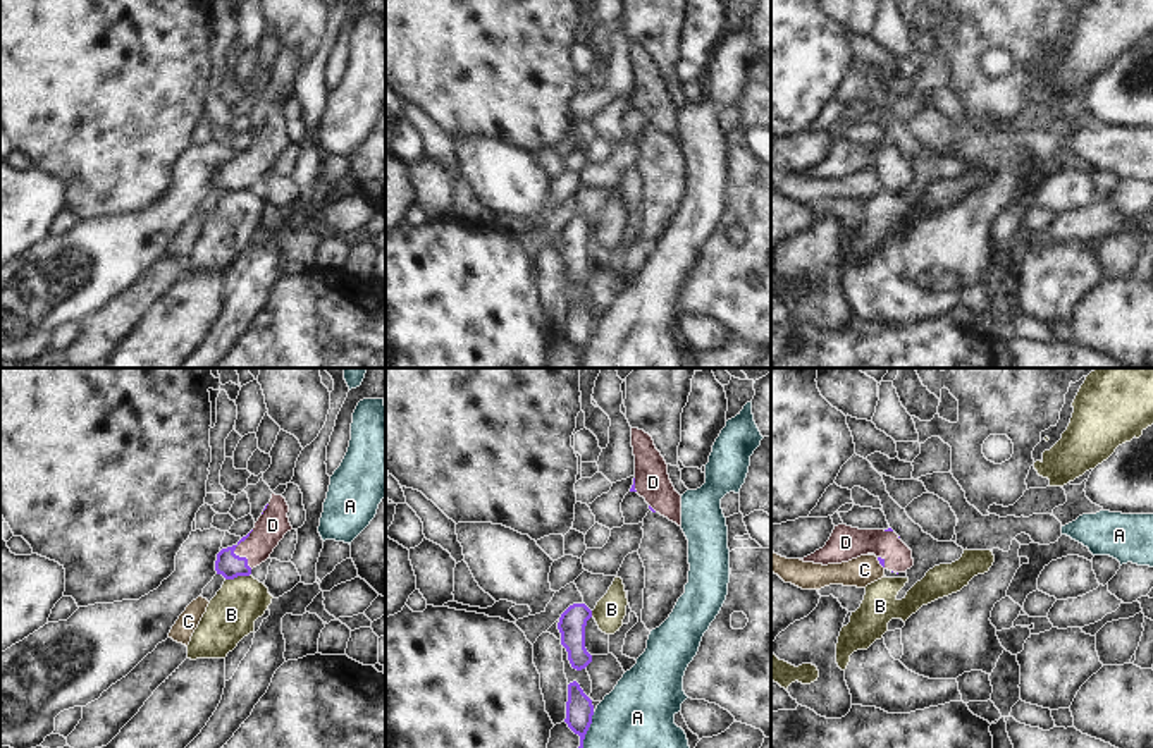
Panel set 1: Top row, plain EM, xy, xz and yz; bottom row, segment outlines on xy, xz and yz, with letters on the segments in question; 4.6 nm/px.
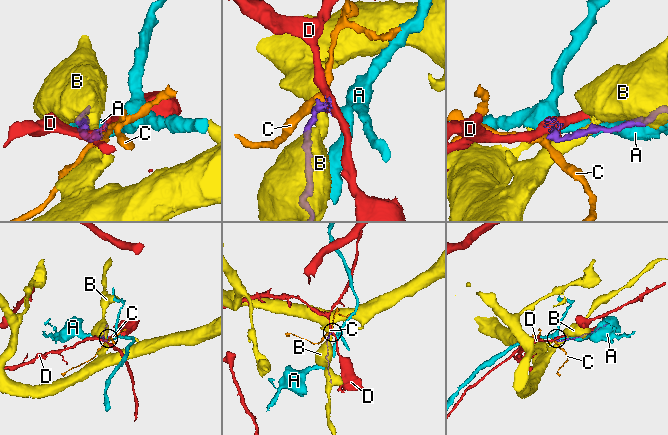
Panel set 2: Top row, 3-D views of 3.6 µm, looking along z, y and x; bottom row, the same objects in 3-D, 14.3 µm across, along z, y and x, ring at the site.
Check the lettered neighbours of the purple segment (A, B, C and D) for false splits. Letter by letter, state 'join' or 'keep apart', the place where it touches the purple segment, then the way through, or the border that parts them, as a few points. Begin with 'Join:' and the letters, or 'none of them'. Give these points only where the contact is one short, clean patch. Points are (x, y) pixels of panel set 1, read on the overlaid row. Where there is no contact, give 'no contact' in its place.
Join: D
A: keep apart; meets purple in xz at (587, 729)
B: keep apart; meets purple in xy at (236, 576)
C: keep apart; meets purple in yz at (880, 563); border along yz (876, 557), (883, 568)
D: join; meets purple in xy at (233, 552); runs through xy (228, 564), (233, 552), (245, 552), (272, 525)

